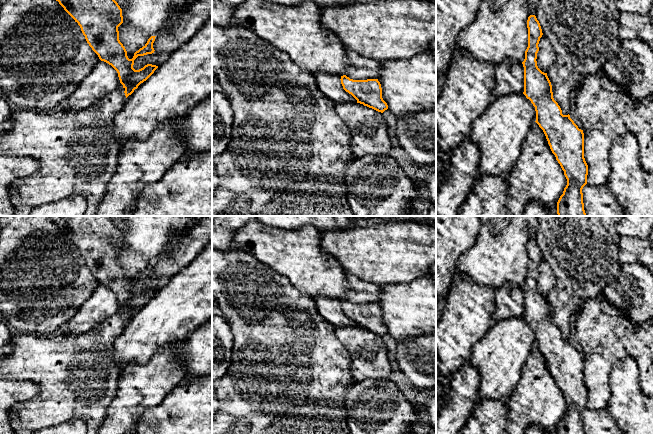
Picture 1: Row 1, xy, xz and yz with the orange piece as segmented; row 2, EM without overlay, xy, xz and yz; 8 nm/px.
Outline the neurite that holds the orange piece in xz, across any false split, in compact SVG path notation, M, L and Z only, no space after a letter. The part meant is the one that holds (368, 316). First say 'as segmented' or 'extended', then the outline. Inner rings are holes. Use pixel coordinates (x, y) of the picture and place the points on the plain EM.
as segmented | M343 299L340 304L343 313L351 318L357 327L381 337L388 333L387 327L382 322L382 312L378 303L353 304Z

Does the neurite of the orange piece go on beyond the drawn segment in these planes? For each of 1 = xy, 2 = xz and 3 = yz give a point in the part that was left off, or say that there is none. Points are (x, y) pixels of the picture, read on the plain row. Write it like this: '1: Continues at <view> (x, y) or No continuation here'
1: No continuation here
2: No continuation here
3: No continuation here

